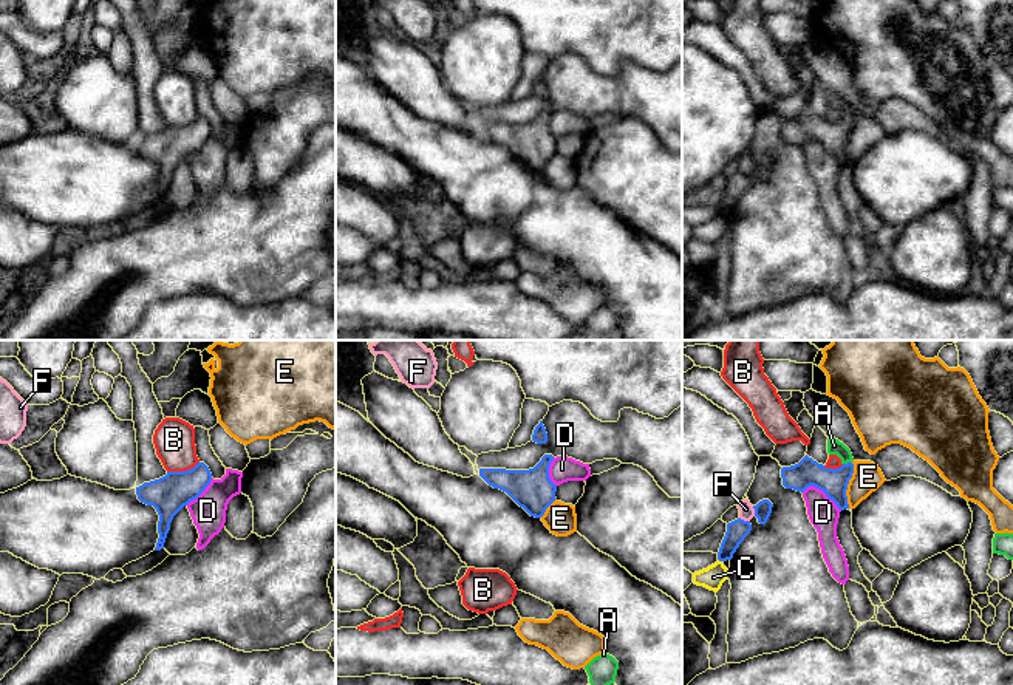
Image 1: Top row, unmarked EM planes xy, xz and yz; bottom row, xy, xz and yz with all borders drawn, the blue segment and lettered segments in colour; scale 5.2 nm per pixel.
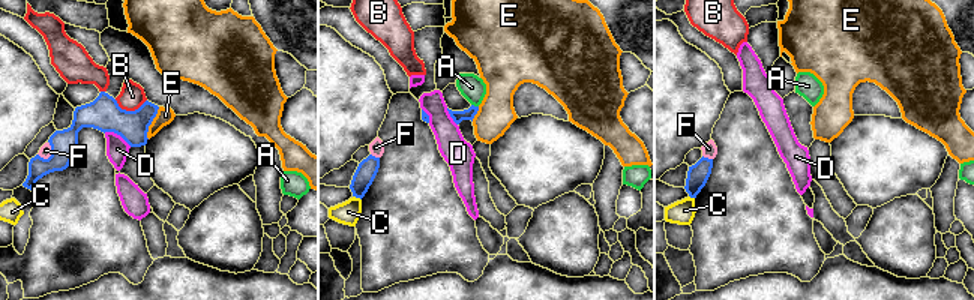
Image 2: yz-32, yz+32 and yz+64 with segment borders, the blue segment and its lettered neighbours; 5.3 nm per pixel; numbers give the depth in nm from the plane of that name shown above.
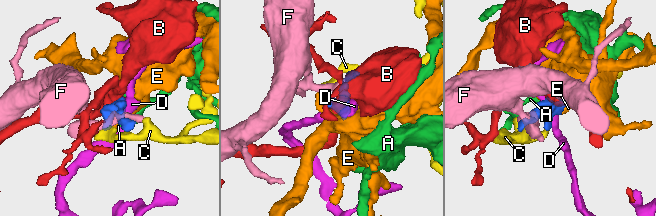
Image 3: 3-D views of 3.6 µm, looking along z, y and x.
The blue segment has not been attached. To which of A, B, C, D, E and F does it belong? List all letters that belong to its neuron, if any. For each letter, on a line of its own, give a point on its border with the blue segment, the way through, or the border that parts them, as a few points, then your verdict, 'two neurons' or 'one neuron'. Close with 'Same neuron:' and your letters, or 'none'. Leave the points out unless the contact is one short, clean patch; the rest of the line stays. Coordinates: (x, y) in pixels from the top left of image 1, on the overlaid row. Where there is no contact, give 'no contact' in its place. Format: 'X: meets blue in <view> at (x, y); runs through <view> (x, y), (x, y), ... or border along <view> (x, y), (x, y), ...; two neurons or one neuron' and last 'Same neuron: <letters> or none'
A: meets blue in yz at (848, 463); runs through yz (834, 483), (846, 470), (848, 463), (834, 446); one neuron
B: meets blue in xy at (183, 472); border along xy (198, 461), (189, 469), (167, 472); two neurons
C: meets blue in yz at (719, 560); border along yz (718, 558), (721, 562); two neurons
D: meets blue in yz at (821, 489); border along yz (801, 492), (815, 486), (840, 511); two neurons
E: meets blue in yz at (846, 486); border along yz (852, 463), (852, 477), (846, 490), (848, 507); two neurons
F: meets blue in yz at (755, 511); border along yz (752, 506), (755, 515); two neurons
Same neuron: A

